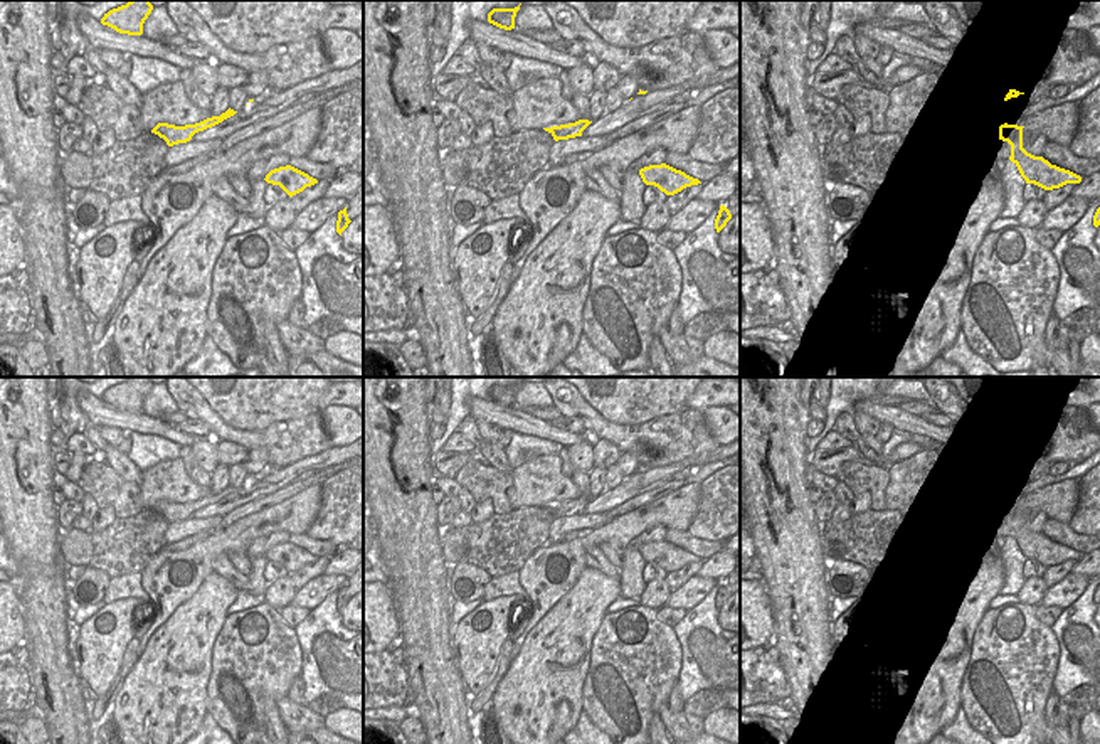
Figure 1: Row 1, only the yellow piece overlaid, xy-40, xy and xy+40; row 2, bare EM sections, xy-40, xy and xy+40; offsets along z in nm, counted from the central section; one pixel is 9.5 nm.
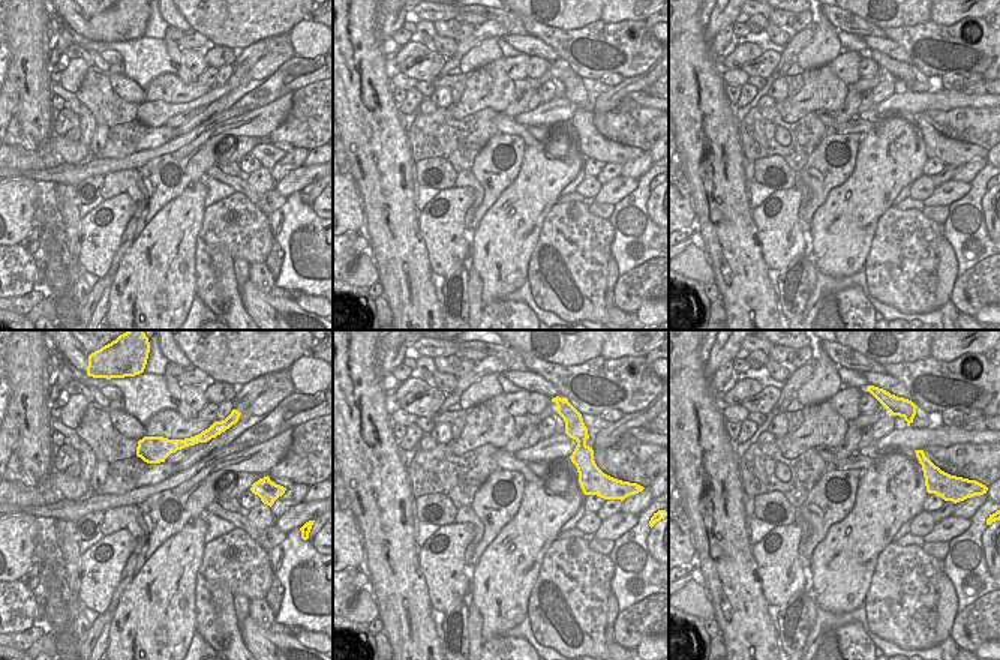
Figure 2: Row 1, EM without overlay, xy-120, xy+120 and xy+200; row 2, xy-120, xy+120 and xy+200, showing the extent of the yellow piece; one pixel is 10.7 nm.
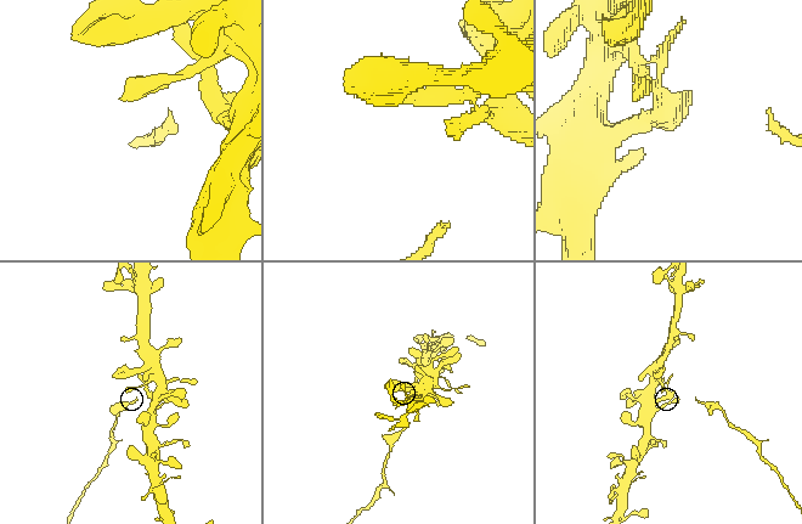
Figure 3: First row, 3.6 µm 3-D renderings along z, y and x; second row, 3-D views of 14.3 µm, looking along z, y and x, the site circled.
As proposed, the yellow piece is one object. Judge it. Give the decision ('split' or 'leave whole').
leave whole

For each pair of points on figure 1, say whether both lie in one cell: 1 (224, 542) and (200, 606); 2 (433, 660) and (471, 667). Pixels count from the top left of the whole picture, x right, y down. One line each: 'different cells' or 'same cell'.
1: different cells
2: different cells

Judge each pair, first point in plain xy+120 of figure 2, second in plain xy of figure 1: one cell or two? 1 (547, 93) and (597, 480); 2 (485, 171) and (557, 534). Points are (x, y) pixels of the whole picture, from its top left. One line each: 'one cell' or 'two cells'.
1: two cells
2: two cells

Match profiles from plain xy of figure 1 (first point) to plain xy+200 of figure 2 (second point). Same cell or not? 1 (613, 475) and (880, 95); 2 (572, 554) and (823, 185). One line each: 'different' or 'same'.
1: same
2: same

